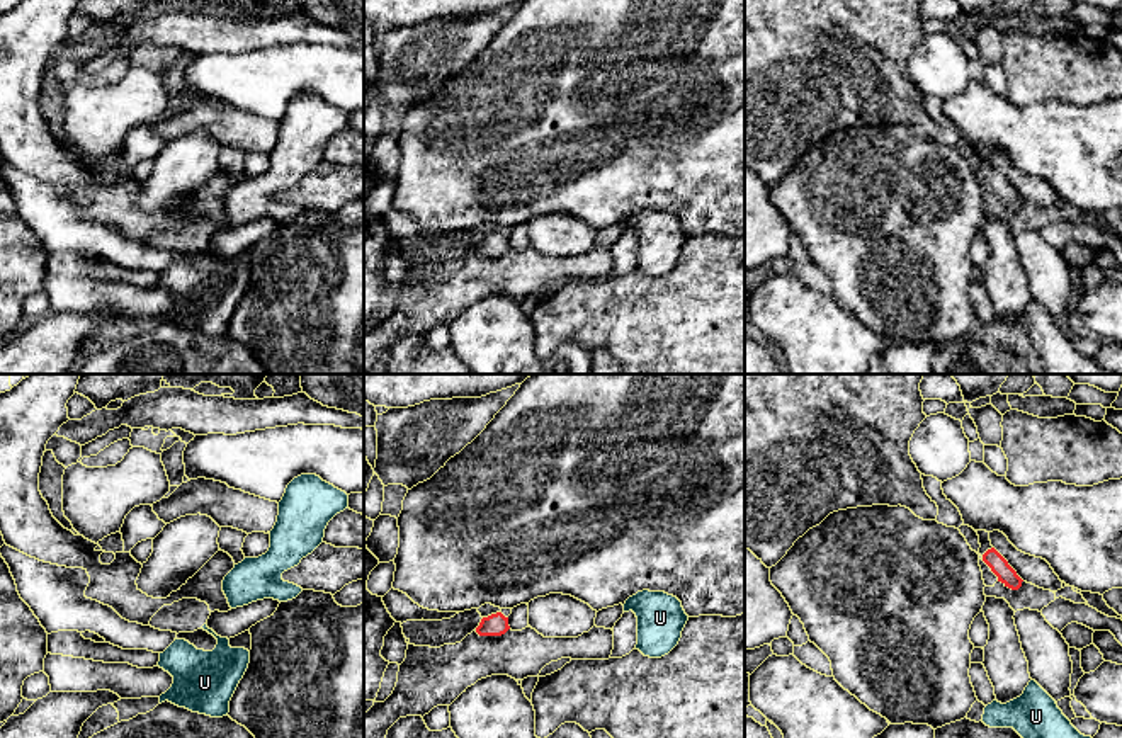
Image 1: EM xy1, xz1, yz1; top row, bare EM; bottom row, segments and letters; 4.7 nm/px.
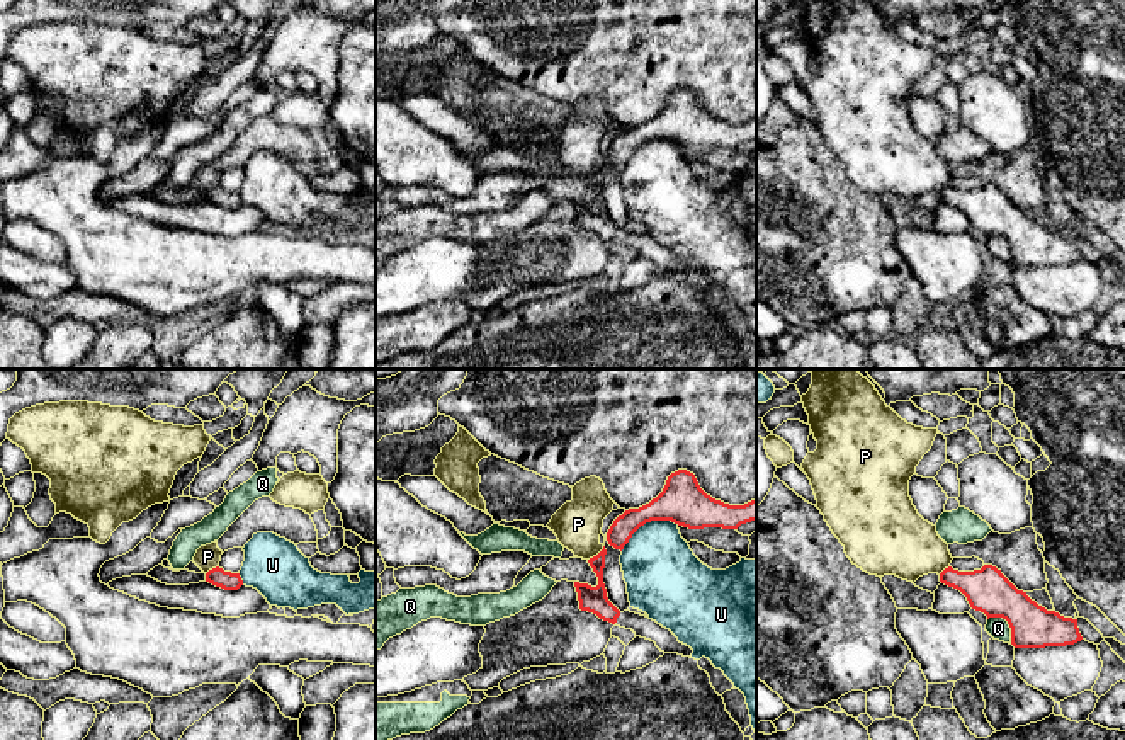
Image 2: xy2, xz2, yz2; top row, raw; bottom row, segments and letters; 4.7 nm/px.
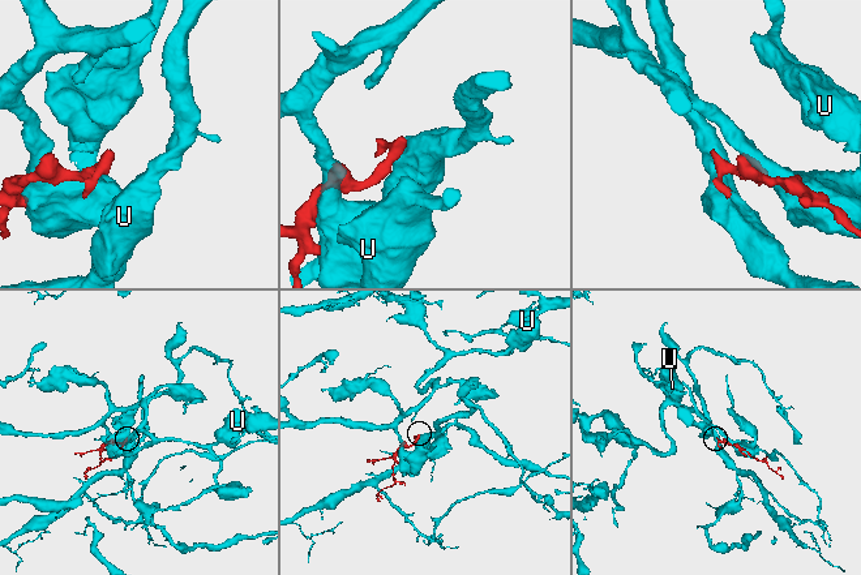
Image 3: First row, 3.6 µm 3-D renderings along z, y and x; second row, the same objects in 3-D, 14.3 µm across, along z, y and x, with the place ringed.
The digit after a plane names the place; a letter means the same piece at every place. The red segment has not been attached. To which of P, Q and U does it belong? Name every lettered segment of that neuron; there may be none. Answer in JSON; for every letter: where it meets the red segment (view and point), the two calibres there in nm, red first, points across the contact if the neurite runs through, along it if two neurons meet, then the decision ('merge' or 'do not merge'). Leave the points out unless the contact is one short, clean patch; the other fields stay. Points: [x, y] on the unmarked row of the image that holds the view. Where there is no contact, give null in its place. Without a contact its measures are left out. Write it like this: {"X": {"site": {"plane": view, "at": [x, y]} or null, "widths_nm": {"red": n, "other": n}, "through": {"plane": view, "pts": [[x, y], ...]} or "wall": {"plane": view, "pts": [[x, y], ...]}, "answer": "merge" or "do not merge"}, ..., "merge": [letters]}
{"P": {"site": {"plane": "xz2", "at": [597, 174]}, "widths_nm": {"red": 130, "other": 220}, "wall": {"plane": "xz2", "pts": [[604, 165], [588, 179]]}, "answer": "do not merge"}, "Q": {"site": {"plane": "yz2", "at": [1008, 242]}, "widths_nm": {"red": 200, "other": 100}, "answer": "do not merge"}, "U": {"site": {"plane": "xz2", "at": [648, 140]}, "widths_nm": {"red": 220, "other": 360}, "answer": "do not merge"}, "merge": []}

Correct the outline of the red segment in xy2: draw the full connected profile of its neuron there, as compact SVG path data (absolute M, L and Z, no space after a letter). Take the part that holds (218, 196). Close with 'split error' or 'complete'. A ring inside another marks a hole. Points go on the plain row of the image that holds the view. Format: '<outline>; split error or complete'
M219 185L206 192L206 201L221 206L224 209L238 209L243 204L240 192L224 191Z; complete

